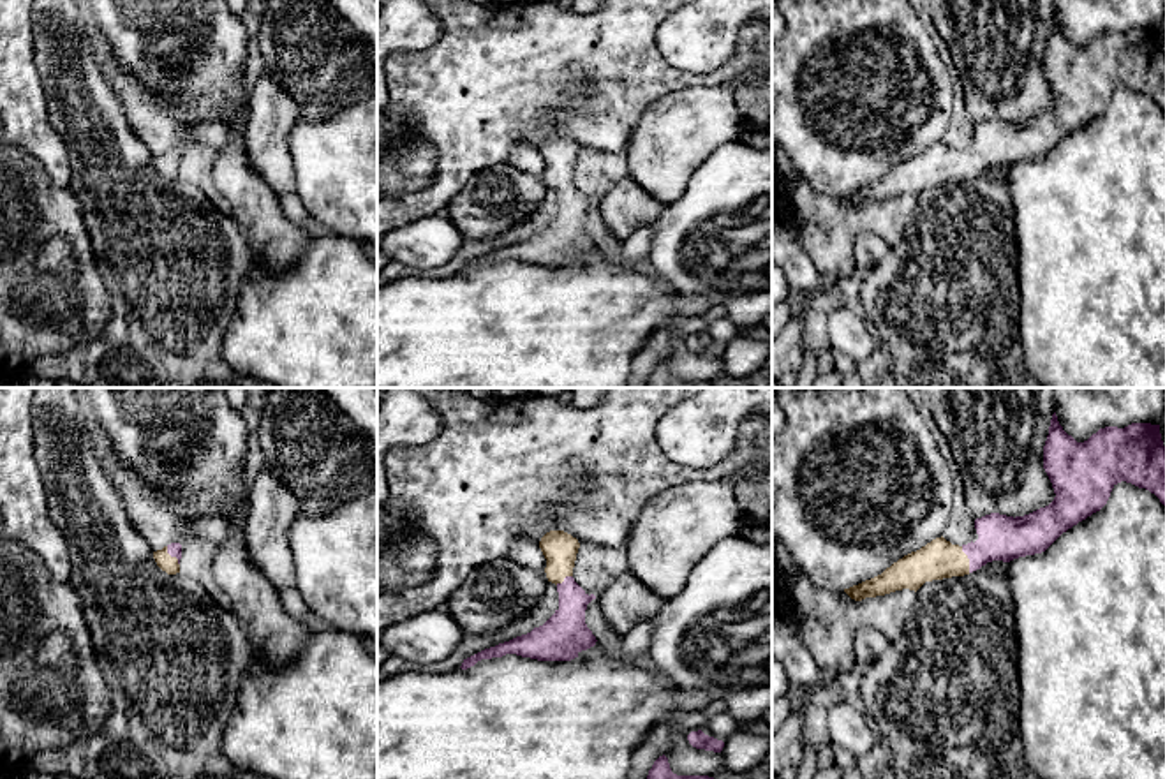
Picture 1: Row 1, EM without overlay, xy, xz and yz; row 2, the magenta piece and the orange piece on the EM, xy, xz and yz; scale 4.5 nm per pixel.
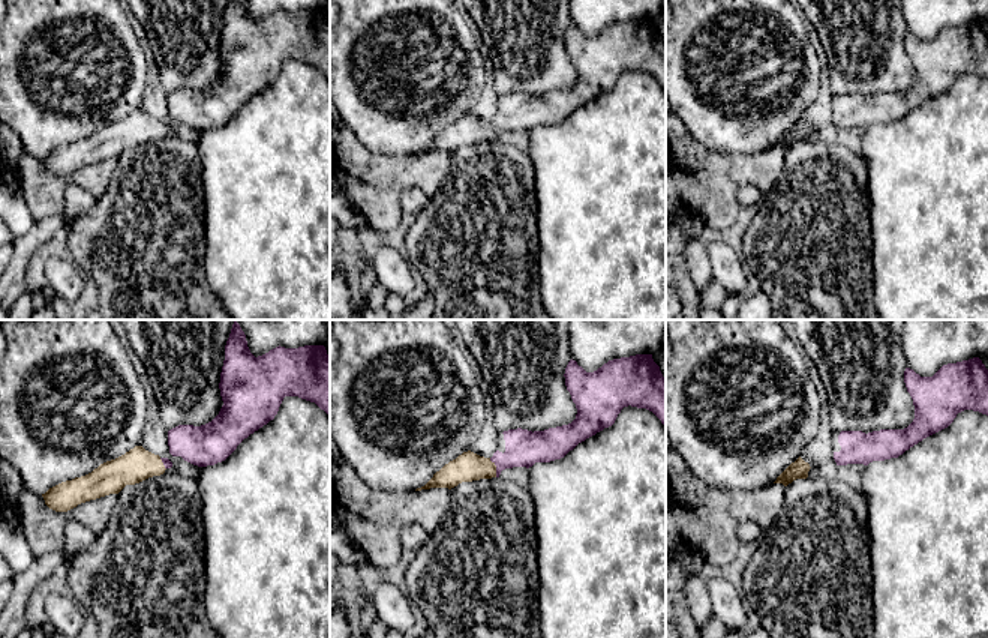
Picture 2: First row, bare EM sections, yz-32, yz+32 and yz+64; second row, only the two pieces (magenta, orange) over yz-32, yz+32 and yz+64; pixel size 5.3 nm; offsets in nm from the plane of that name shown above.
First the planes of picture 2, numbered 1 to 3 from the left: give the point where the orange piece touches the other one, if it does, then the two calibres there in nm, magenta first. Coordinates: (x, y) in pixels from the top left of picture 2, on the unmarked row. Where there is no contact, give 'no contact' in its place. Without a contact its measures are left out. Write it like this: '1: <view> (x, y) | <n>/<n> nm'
1: yz-32 (164, 128) | 50/180 nm
2: yz+32 (496, 131) | 200/160 nm
3: no contact

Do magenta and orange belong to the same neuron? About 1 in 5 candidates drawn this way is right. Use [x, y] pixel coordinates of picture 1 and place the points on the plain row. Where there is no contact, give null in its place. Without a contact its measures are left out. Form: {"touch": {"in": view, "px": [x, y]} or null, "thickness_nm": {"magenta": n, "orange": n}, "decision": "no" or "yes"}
{"touch": {"in": "yz", "px": [968, 163]}, "thickness_nm": {"magenta": 200, "orange": 180}, "decision": "yes"}

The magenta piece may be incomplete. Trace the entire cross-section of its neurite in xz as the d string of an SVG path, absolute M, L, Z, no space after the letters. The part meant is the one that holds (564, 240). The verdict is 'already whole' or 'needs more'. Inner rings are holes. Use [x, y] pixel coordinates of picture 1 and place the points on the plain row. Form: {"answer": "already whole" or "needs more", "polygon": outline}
{"answer": "needs more", "polygon": "M550 136L541 143L539 153L546 164L546 183L557 190L559 213L543 231L534 233L531 238L464 264L462 275L474 271L481 264L506 259L538 266L571 266L582 256L596 250L597 245L585 229L587 210L596 201L589 201L573 183L580 153L578 145L564 136Z"}

